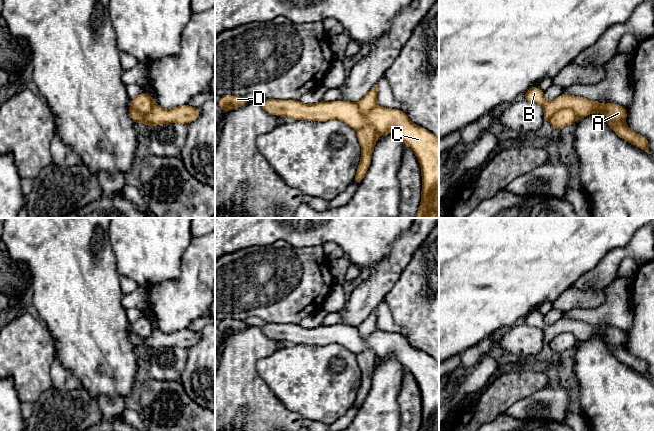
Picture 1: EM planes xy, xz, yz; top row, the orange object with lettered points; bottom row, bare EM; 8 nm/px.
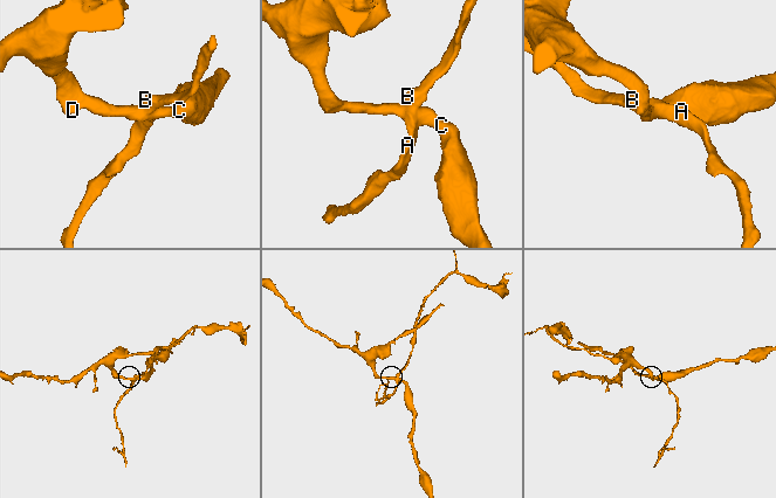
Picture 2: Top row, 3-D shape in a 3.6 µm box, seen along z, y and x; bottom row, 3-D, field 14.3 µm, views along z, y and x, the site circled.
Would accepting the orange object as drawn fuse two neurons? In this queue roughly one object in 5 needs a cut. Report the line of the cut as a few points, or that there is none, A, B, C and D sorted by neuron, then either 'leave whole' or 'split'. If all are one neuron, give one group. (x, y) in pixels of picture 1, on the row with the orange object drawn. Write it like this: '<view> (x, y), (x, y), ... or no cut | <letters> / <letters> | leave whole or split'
yz (577, 118), (571, 109), (559, 108), (546, 119) | A B / C D | split

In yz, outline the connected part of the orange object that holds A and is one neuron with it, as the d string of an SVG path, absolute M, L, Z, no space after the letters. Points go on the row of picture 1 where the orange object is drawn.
M536 85L524 93L525 99L538 103L543 107L544 119L547 120L555 111L570 108L574 111L577 119L589 116L591 113L602 113L609 127L623 140L628 141L635 147L649 152L649 144L646 137L634 132L626 125L627 111L621 105L615 103L602 104L600 101L592 101L580 96L562 93L557 98L547 101L543 91Z

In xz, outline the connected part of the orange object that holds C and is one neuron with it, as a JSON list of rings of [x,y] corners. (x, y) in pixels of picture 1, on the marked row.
[[[267,99],[260,104],[269,114],[293,120],[340,120],[356,131],[369,125],[377,131],[378,136],[393,132],[412,149],[421,166],[421,203],[415,218],[439,218],[439,138],[423,127],[414,125],[404,111],[377,105],[369,113],[363,114],[357,103],[346,100],[304,104],[299,100]]]

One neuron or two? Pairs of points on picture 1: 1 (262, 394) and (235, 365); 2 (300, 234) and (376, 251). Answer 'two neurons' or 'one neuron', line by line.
1: one neuron
2: one neuron

